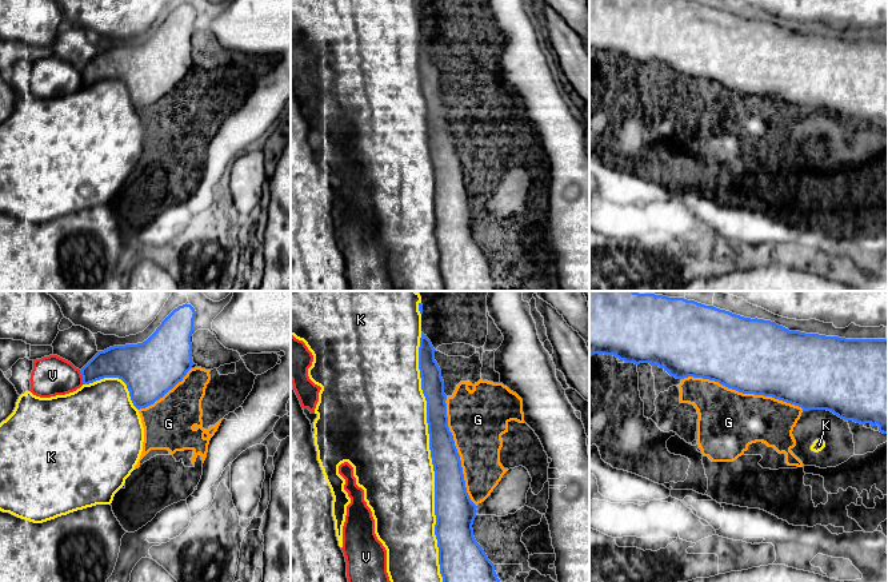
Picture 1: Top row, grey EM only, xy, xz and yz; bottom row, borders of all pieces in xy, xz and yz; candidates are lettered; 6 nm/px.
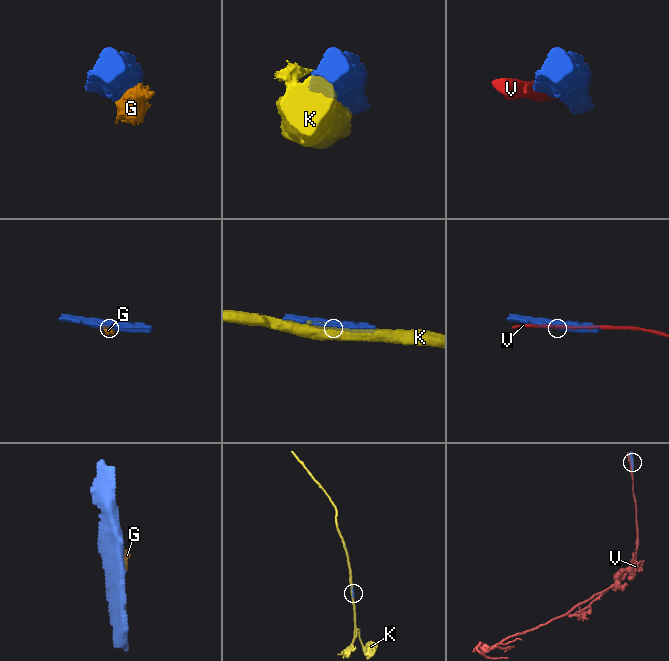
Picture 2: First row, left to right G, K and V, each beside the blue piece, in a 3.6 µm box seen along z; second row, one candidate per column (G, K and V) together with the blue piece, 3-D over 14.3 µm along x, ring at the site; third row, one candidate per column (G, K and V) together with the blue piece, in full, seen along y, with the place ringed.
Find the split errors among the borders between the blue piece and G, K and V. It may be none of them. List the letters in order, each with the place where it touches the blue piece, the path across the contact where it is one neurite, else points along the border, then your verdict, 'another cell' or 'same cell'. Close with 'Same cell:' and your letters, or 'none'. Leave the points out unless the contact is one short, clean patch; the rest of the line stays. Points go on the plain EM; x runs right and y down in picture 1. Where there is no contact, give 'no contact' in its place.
G: meets blue in yz at (743, 94); another cell
K: meets blue in xz at (432, 162); another cell
V: meets blue in xy at (82, 76); another cell
Same cell: none

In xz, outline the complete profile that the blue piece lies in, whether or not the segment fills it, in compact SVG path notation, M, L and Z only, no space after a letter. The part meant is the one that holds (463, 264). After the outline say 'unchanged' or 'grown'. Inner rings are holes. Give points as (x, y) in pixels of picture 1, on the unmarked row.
M421 33L419 71L435 172L435 236L440 275L445 291L500 291L495 266L473 238L477 211L467 194L460 156L448 128L447 96L435 52Z | unchanged

